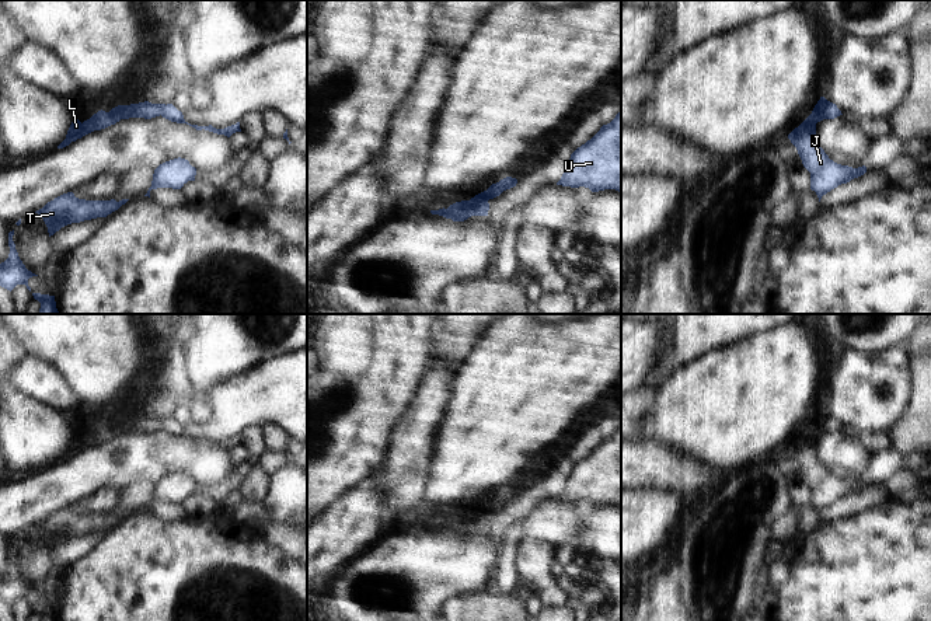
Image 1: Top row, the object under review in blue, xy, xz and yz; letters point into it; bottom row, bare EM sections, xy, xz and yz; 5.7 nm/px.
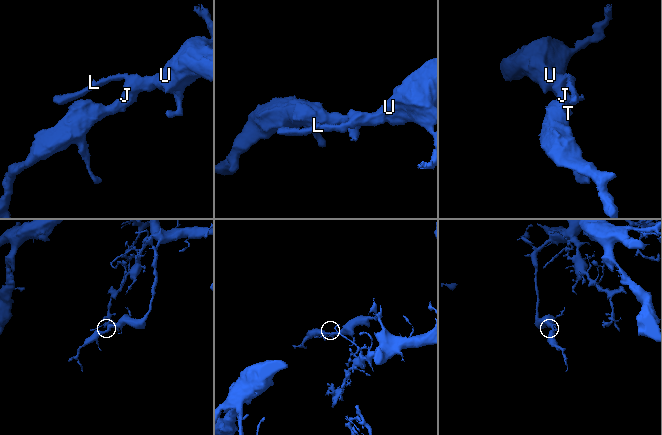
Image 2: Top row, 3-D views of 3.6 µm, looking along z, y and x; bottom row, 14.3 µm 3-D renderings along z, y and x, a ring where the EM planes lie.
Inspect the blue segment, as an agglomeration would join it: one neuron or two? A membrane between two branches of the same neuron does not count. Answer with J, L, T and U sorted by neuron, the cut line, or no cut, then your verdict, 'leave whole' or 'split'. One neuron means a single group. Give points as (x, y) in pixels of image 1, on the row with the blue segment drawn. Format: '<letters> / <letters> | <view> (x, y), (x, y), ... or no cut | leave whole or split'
J L T U | no cut | leave whole

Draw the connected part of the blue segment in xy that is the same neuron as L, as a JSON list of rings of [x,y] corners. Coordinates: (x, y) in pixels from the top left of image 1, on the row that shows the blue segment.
[[[144,101],[144,102],[139,102],[139,104],[130,104],[130,105],[118,105],[115,108],[112,108],[109,112],[105,112],[105,111],[101,109],[97,114],[94,114],[90,119],[84,121],[83,123],[77,118],[74,118],[69,130],[67,130],[66,139],[57,146],[57,149],[66,147],[72,142],[76,142],[77,139],[81,139],[83,136],[86,136],[86,135],[88,135],[94,130],[101,130],[101,129],[105,129],[111,125],[115,125],[121,119],[129,119],[129,118],[151,119],[151,118],[156,118],[156,116],[160,116],[160,115],[163,118],[171,121],[171,122],[186,123],[186,125],[195,128],[196,130],[205,129],[205,130],[209,130],[209,132],[213,132],[213,133],[217,133],[217,135],[224,135],[227,137],[230,137],[236,132],[241,132],[240,122],[237,122],[236,125],[227,126],[224,129],[216,129],[212,125],[209,125],[209,126],[191,125],[184,119],[182,112],[178,111],[172,104],[165,105],[165,104],[151,104],[149,101]]]

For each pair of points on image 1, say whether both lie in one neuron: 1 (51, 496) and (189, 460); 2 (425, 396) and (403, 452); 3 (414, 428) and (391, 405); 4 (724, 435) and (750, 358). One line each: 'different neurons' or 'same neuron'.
1: same neuron
2: same neuron
3: different neurons
4: same neuron

